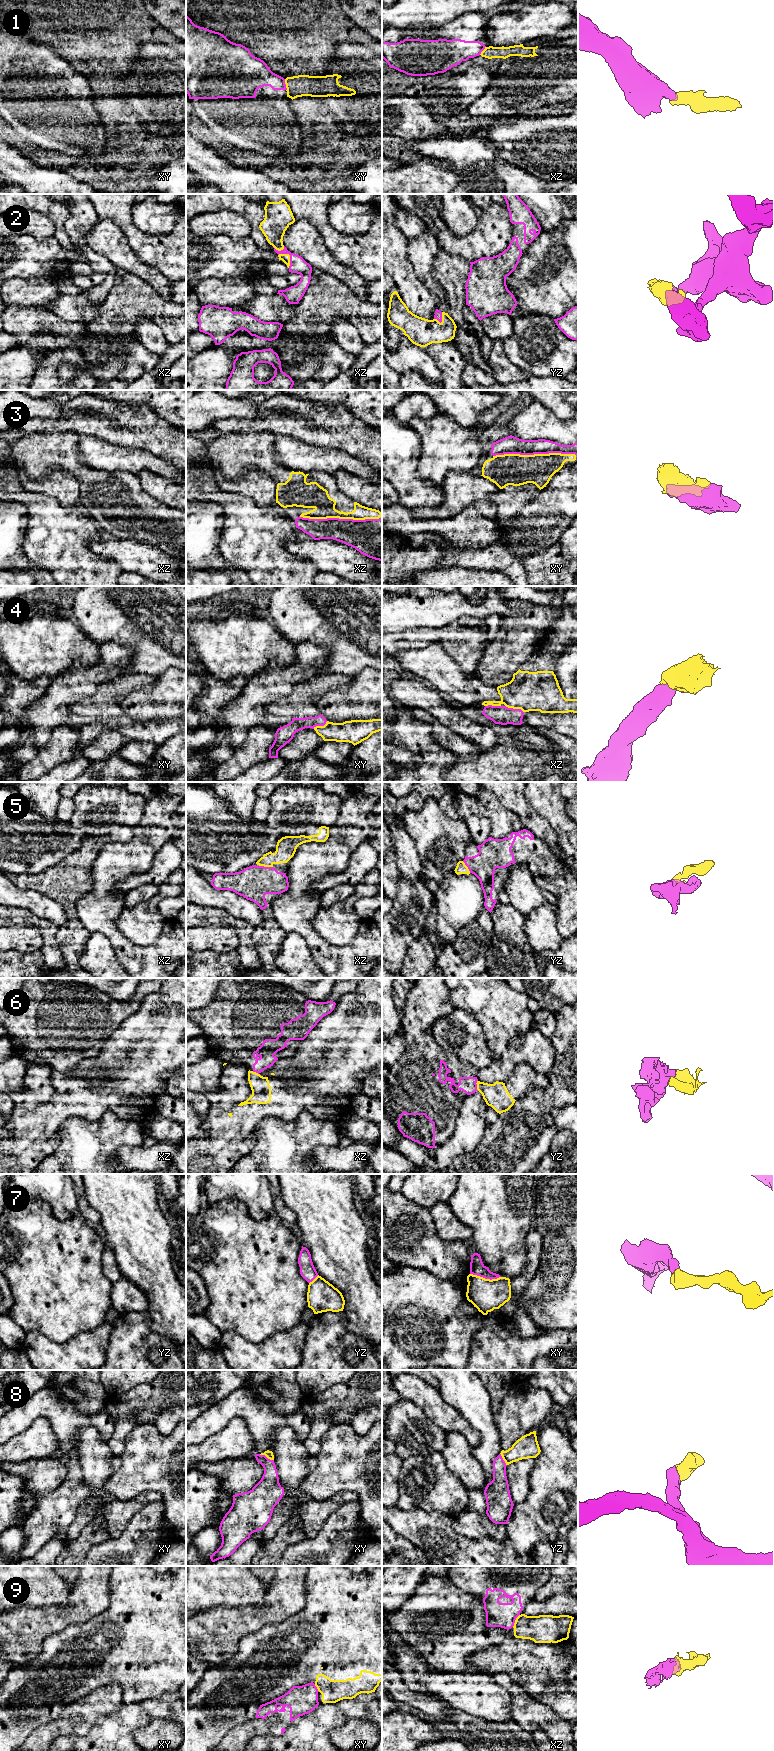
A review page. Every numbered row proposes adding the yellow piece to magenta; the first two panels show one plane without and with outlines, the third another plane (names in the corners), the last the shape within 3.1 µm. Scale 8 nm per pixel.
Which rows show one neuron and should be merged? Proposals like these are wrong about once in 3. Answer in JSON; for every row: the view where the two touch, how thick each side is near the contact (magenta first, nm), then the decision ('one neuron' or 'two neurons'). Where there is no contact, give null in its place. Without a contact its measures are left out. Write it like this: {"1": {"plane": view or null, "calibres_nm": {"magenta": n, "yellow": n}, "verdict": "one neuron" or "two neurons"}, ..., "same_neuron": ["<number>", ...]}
{"1": {"plane": "xy", "calibres_nm": {"magenta": 220, "yellow": 180}, "verdict": "two neurons"}, "2": {"plane": "xz", "calibres_nm": {"magenta": 130, "yellow": 70}, "verdict": "one neuron"}, "3": {"plane": "xy", "calibres_nm": {"magenta": 140, "yellow": 260}, "verdict": "one neuron"}, "4": {"plane": "xz", "calibres_nm": {"magenta": 150, "yellow": 320}, "verdict": "one neuron"}, "5": {"plane": "xz", "calibres_nm": {"magenta": 280, "yellow": 160}, "verdict": "one neuron"}, "6": {"plane": "yz", "calibres_nm": {"magenta": 130, "yellow": 200}, "verdict": "two neurons"}, "7": {"plane": "xy", "calibres_nm": {"magenta": 120, "yellow": 260}, "verdict": "two neurons"}, "8": {"plane": "xy", "calibres_nm": {"magenta": 180, "yellow": 60}, "verdict": "one neuron"}, "9": {"plane": "xz", "calibres_nm": {"magenta": 200, "yellow": 220}, "verdict": "two neurons"}, "same_neuron": ["2", "3", "4", "5", "8"]}

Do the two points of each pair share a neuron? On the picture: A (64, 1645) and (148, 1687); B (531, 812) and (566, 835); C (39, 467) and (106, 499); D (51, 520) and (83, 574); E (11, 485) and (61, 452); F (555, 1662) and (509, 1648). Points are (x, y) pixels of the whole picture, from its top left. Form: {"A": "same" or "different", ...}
{"A": "same", "B": "different", "C": "same", "D": "same", "E": "different", "F": "same"}

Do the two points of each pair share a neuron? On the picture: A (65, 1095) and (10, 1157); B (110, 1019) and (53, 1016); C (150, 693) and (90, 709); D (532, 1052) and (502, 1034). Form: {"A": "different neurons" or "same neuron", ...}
{"A": "same neuron", "B": "same neuron", "C": "different neurons", "D": "different neurons"}

